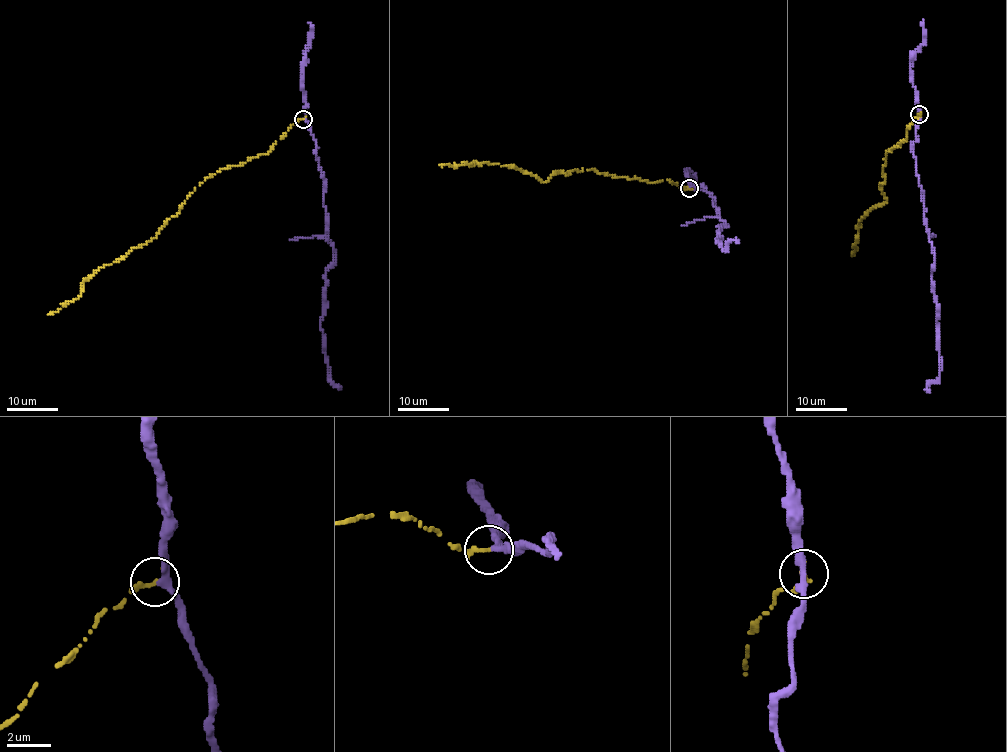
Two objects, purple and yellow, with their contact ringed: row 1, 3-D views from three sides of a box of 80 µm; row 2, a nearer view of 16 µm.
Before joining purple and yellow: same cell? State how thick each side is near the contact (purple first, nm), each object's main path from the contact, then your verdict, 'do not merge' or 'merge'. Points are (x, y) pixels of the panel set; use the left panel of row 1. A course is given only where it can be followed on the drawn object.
300 nm thick on the purple side, 240 nm on the other; purple runs (304, 118), (325, 186), (326, 236), (334, 264), (325, 273), (321, 320), (330, 379), (340, 388); yellow runs (302, 118), (266, 153), (205, 178), (153, 238), (103, 265), (83, 282), (79, 296), (48, 315); merge

